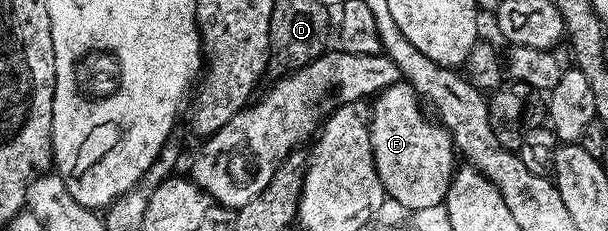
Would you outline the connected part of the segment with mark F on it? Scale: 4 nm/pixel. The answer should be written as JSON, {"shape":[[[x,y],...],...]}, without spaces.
{"shape":[[[407,81],[390,85],[375,96],[374,102],[370,107],[368,128],[374,165],[385,196],[391,202],[393,199],[398,206],[409,207],[416,213],[423,213],[429,205],[443,203],[448,197],[452,172],[458,166],[451,135],[439,122],[431,123],[420,112],[421,96]]]}

